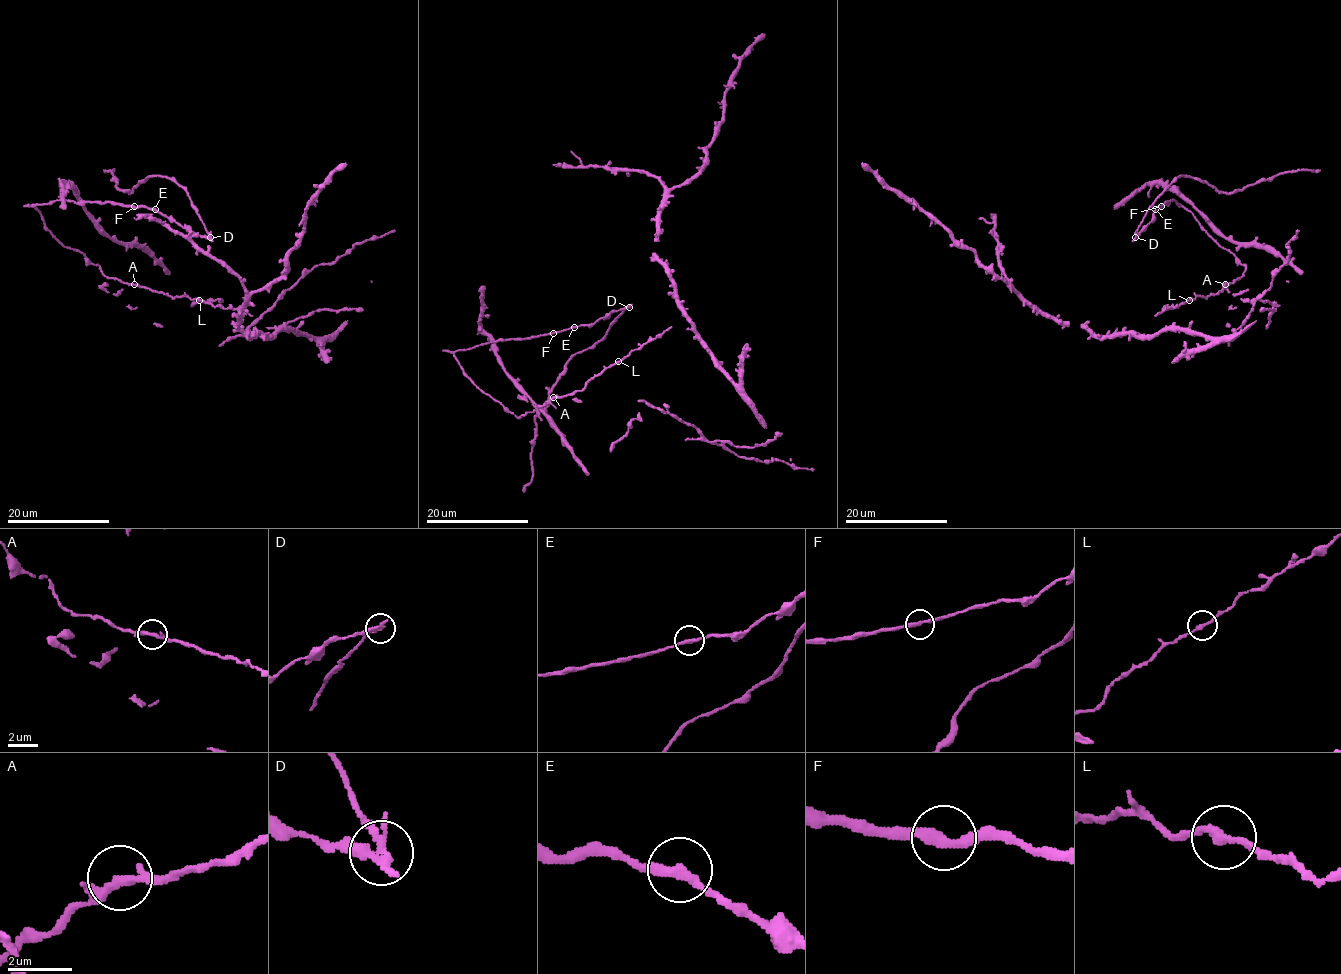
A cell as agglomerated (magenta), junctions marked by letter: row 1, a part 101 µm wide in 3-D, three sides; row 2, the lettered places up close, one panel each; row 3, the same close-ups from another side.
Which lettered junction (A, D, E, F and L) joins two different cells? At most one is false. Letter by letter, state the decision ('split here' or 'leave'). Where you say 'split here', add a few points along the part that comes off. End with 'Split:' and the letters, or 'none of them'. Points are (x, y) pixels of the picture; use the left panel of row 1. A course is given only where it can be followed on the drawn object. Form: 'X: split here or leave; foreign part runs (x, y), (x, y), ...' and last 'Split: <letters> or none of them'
A: leave
D: split here; foreign part runs (210, 237), (188, 194), (171, 180), (147, 177), (129, 192), (116, 186), (114, 169), (104, 169)
E: leave
F: leave
L: leave
Split: D

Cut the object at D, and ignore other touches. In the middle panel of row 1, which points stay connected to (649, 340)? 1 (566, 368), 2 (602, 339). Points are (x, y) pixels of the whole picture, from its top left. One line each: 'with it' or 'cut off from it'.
1: cut off from it
2: cut off from it

